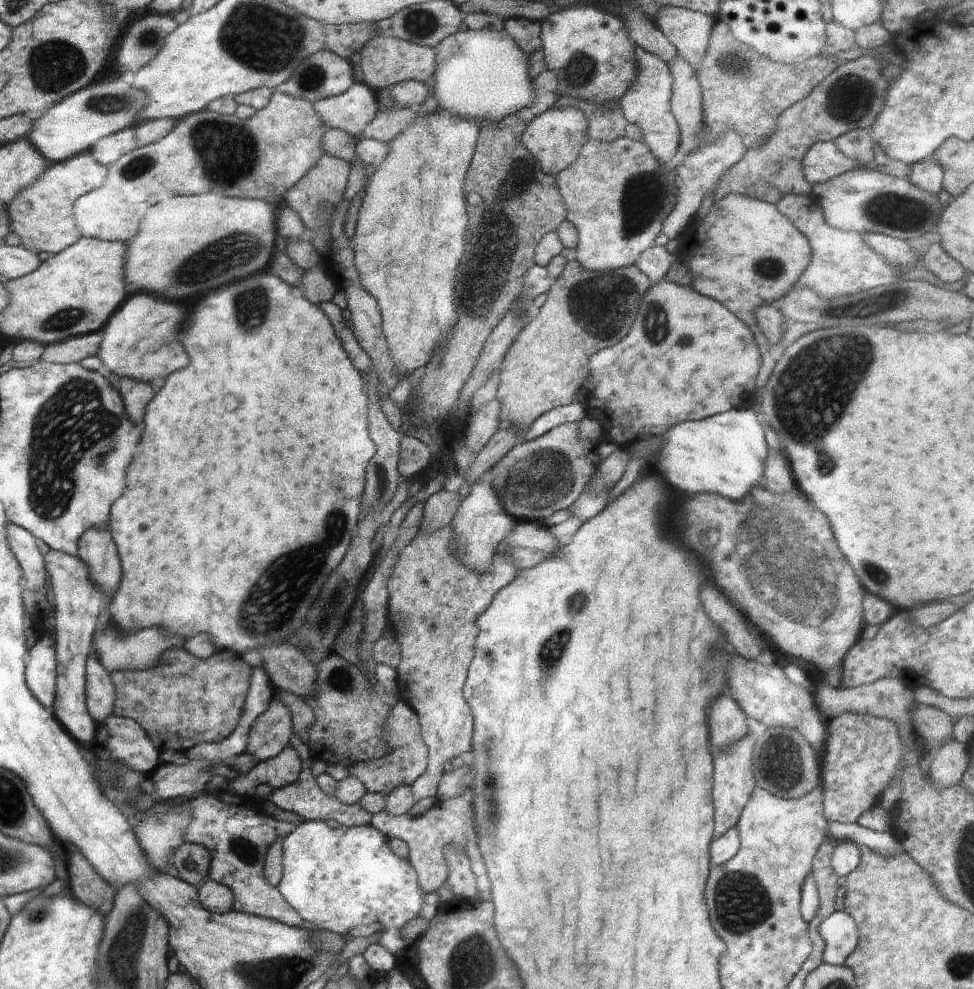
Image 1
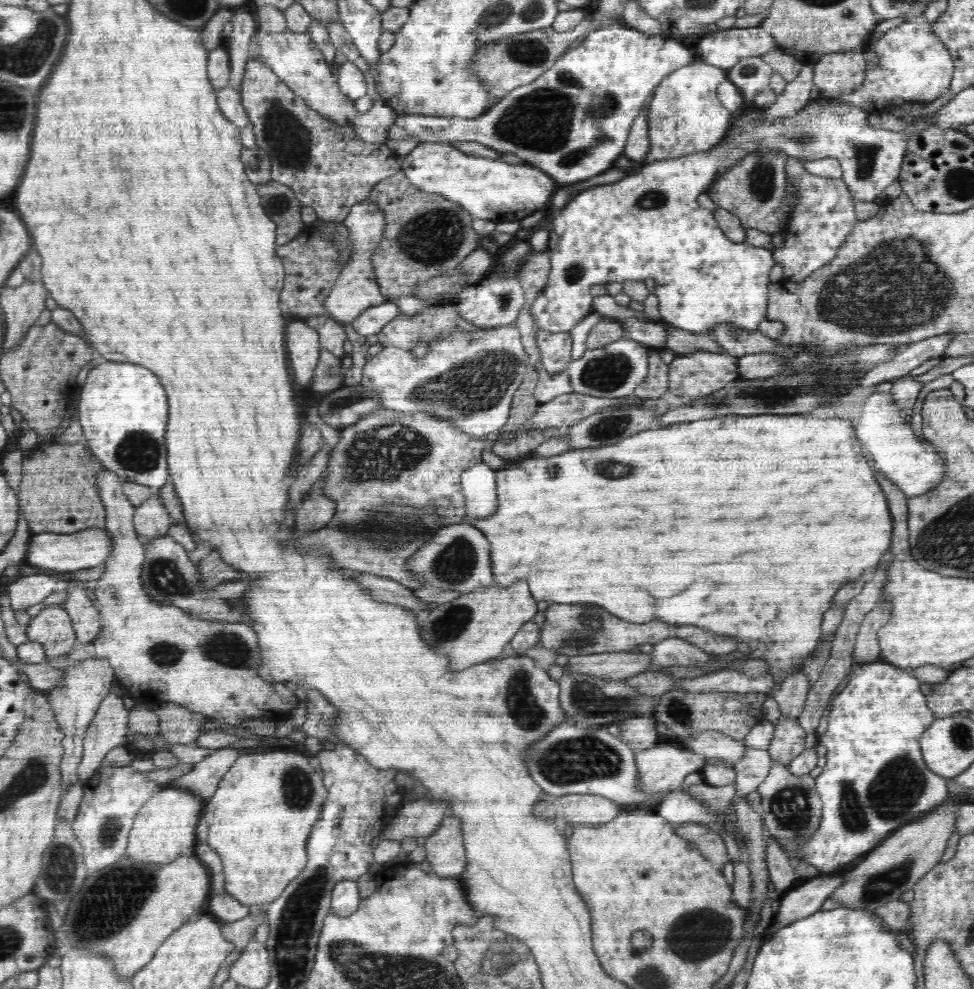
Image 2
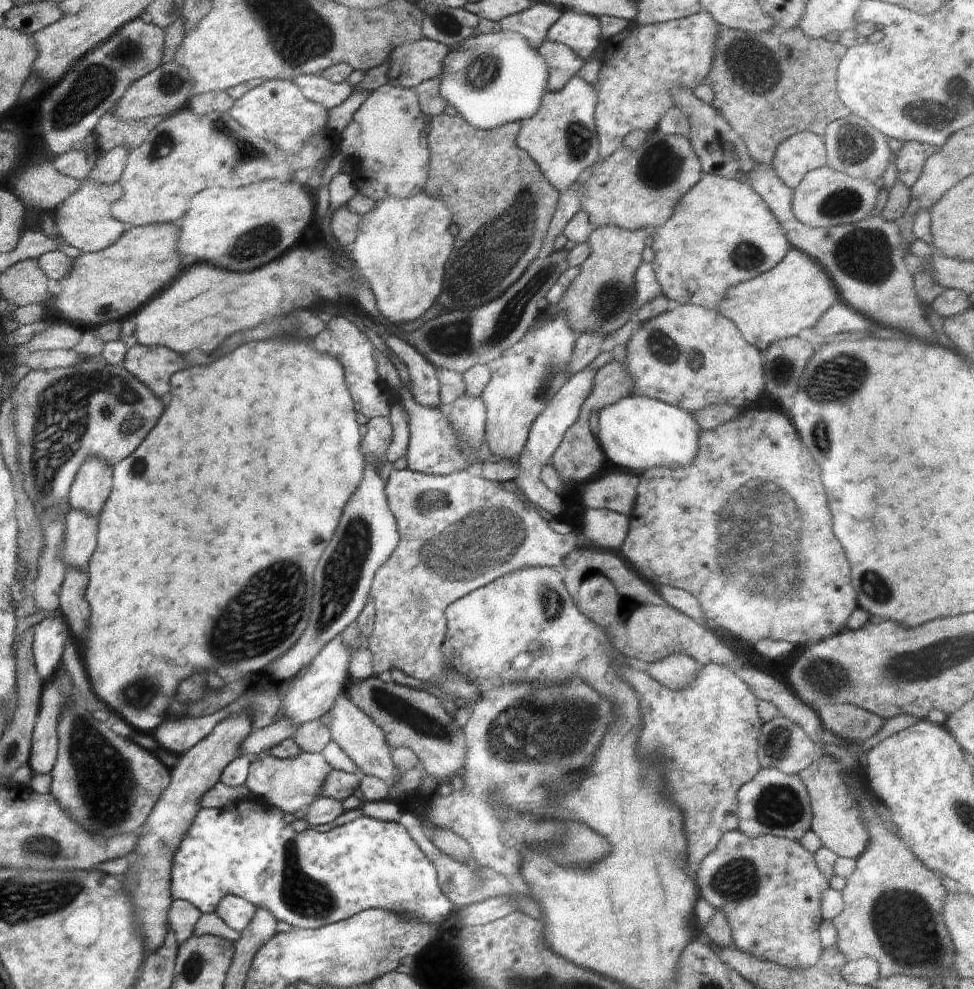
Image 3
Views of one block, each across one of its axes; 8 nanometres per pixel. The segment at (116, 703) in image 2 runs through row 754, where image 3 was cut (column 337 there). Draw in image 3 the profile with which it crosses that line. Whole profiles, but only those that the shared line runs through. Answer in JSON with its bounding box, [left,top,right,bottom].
[293,73,354,110]

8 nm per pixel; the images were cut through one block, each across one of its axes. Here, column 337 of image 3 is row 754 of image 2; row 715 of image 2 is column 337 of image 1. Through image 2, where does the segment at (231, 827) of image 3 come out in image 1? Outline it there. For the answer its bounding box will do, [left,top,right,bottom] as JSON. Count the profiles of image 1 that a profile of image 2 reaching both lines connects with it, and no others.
[278,821,424,956]

